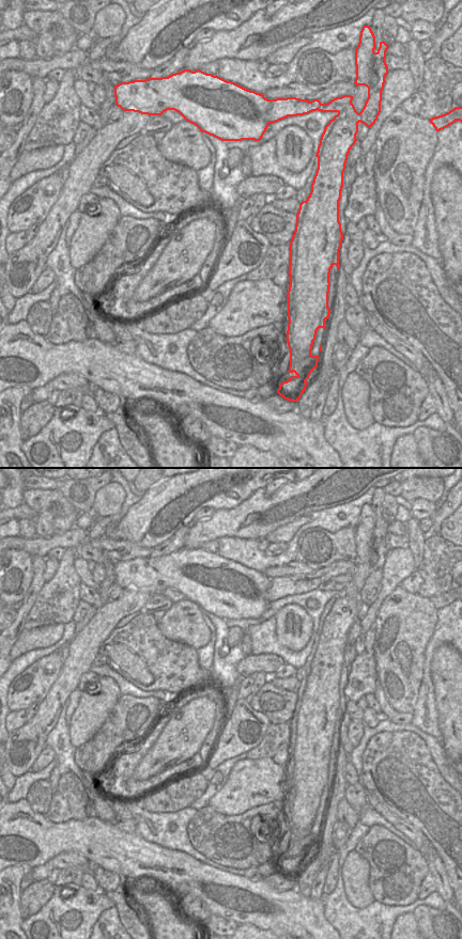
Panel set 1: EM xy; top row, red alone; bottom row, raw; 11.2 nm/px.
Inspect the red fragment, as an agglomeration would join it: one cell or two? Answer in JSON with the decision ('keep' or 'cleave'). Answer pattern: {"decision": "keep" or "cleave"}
{"decision": "cleave"}

